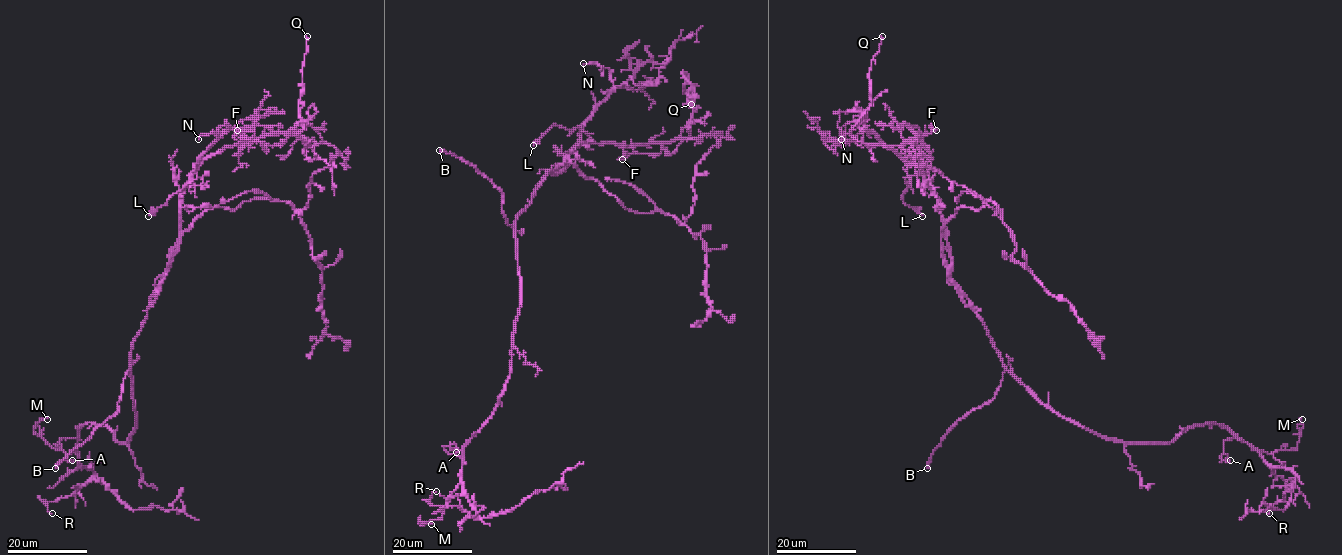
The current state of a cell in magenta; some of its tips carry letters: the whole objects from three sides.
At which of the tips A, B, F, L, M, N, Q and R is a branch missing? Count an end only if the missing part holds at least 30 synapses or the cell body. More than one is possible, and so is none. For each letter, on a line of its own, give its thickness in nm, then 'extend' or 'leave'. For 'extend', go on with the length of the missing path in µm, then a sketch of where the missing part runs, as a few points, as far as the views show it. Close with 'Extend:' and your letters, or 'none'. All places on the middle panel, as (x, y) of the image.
A: calibre 120 nm; leave
B: calibre 200 nm; extend; missing 60 µm
F: calibre 200 nm; leave
L: calibre 130 nm; leave
M: calibre 120 nm; leave
N: calibre 200 nm; leave
Q: calibre 190 nm; leave
R: calibre 160 nm; leave
Extend: B

